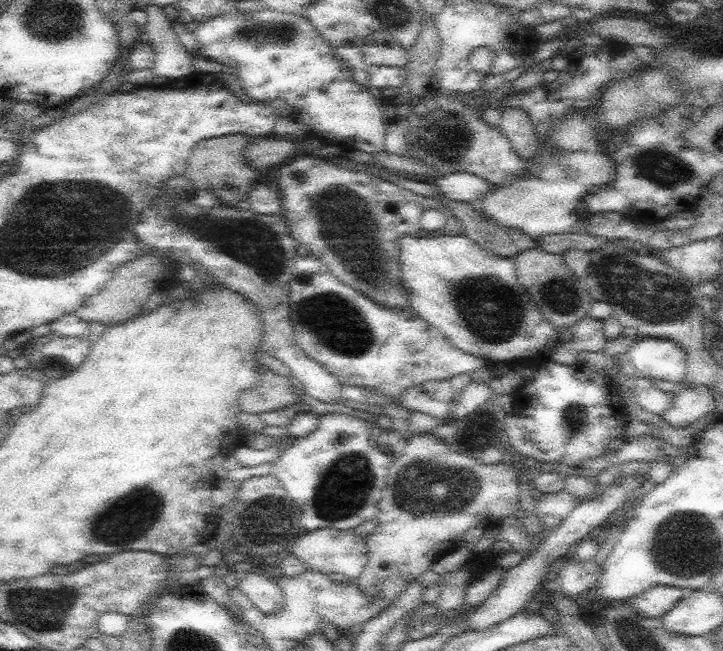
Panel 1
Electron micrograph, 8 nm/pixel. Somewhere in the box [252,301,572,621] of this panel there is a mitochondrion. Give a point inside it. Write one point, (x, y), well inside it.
(413, 494)

